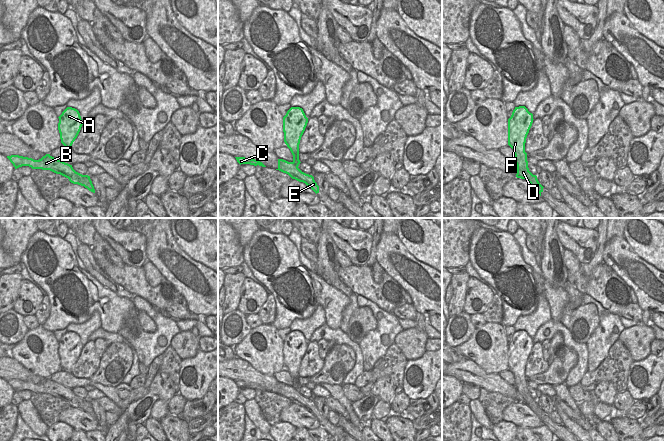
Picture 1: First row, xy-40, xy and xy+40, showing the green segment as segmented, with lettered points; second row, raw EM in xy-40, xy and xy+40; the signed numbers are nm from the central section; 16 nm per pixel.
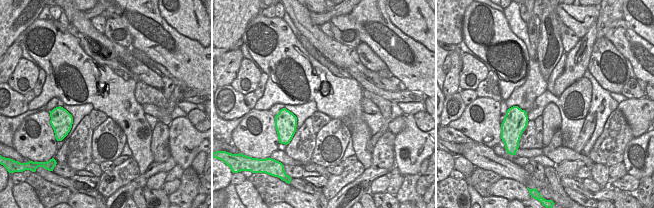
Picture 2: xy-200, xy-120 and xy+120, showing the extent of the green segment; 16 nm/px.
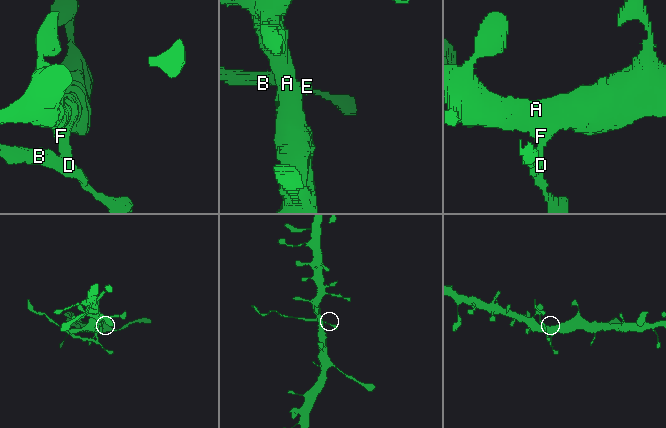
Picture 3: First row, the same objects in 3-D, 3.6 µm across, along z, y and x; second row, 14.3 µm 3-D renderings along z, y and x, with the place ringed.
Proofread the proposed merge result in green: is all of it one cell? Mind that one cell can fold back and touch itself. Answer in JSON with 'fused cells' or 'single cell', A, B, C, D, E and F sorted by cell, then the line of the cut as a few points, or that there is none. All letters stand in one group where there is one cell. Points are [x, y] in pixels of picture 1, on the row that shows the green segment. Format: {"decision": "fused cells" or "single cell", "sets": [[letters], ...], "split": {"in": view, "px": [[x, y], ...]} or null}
{"decision": "fused cells", "sets": [["A", "F"], ["B", "C", "D", "E"]], "split": {"in": "xy+40", "px": [[526, 155], [519, 156], [515, 160]]}}

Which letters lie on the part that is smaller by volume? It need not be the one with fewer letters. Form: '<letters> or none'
B, C, D, E

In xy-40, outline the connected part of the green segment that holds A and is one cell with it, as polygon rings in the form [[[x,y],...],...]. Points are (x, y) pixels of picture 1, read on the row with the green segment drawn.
[[[67,107],[58,118],[61,143],[66,148],[71,149],[84,122],[81,119],[79,111],[72,107]]]

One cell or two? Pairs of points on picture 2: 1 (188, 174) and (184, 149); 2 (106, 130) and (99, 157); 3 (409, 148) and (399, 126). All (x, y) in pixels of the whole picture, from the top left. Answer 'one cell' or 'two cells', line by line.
1: two cells
2: one cell
3: two cells

